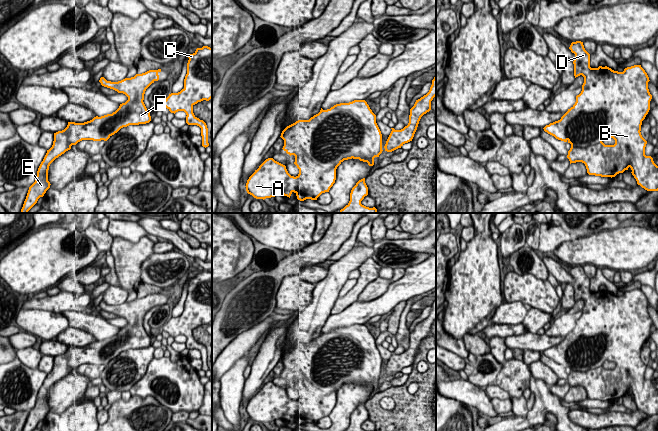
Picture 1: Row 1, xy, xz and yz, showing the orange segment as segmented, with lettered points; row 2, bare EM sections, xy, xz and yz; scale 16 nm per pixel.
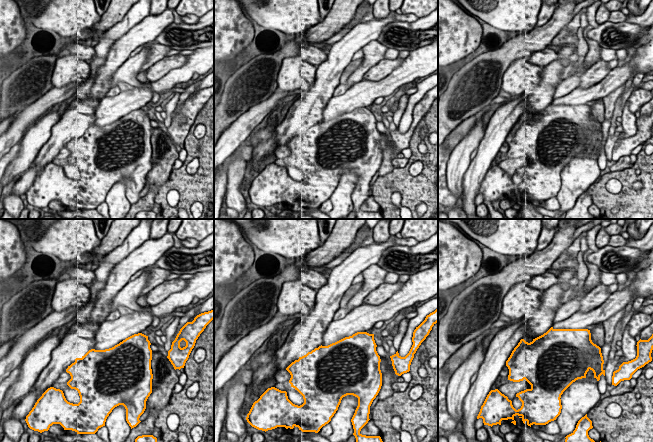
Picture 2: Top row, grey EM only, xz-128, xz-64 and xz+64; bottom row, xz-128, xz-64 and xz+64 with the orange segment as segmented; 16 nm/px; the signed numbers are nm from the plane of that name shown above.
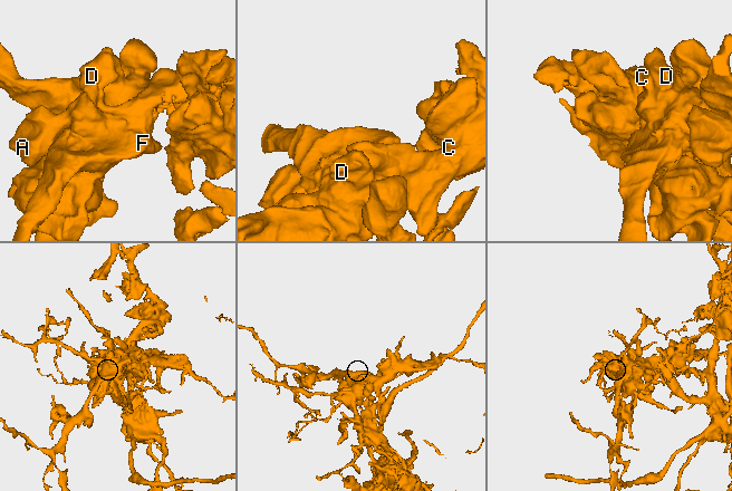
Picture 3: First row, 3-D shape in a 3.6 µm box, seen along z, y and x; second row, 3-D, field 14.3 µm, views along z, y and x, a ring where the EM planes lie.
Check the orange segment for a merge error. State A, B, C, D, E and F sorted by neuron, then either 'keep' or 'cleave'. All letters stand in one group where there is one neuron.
A B C D E F | keep

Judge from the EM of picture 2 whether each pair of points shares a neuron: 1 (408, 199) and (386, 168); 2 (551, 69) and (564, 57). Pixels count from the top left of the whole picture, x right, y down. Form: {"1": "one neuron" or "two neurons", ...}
{"1": "two neurons", "2": "one neuron"}

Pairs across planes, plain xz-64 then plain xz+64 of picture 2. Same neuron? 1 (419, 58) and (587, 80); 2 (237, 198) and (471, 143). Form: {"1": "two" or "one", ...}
{"1": "two", "2": "one"}

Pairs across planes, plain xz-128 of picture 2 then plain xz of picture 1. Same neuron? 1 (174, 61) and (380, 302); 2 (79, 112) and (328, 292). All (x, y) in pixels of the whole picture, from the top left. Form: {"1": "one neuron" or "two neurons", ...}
{"1": "two neurons", "2": "one neuron"}

